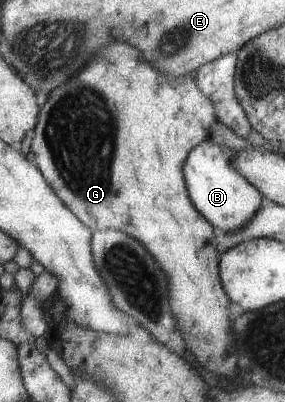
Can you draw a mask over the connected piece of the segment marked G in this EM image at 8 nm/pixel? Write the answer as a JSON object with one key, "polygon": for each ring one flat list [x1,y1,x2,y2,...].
{"polygon":[[113,43,111,51,104,50,105,47,97,49,97,59,77,79,53,90,40,108,32,143,35,163,57,195,94,233,121,229,147,245,168,277,170,304,181,331,180,348,193,351,209,371,235,377,239,353,233,349,229,319,233,301,220,276,217,229,197,211,184,174,189,154,208,139,209,130,218,121,214,103,201,91,195,74,180,78,164,74,143,61,141,51,127,43]]}

